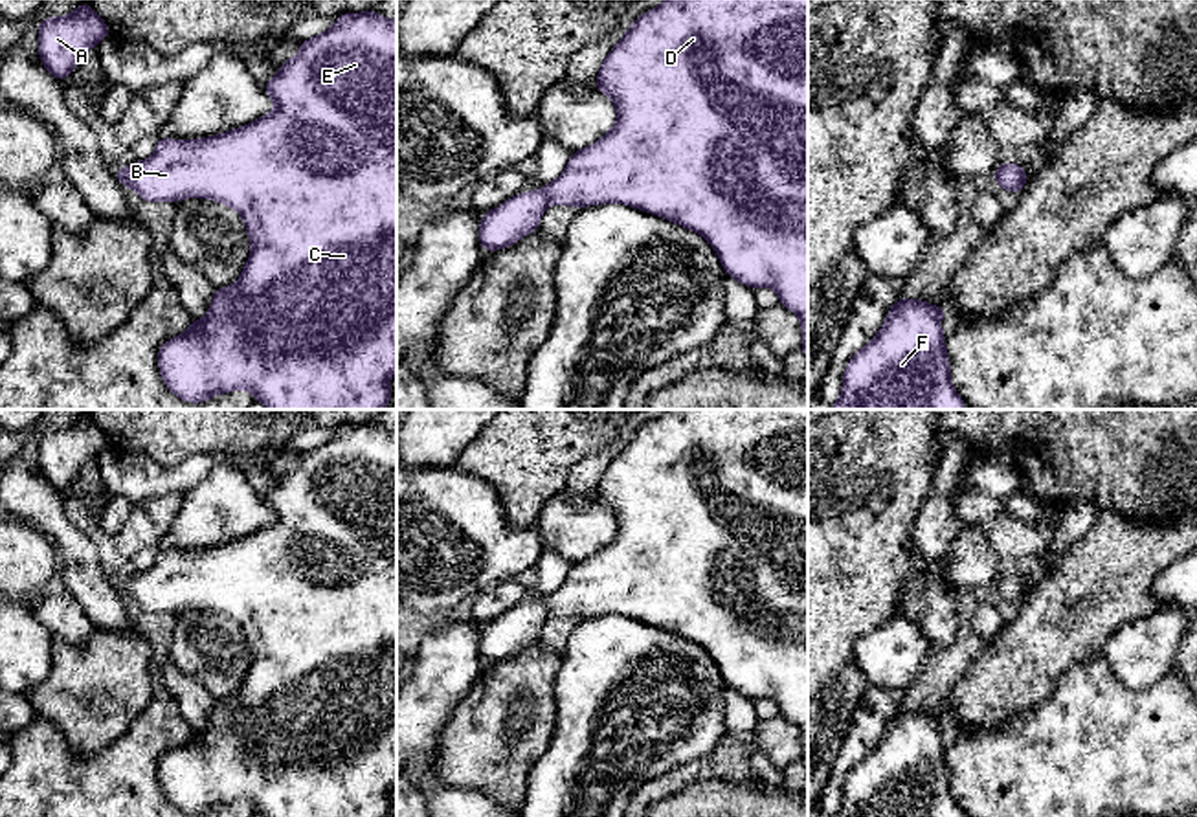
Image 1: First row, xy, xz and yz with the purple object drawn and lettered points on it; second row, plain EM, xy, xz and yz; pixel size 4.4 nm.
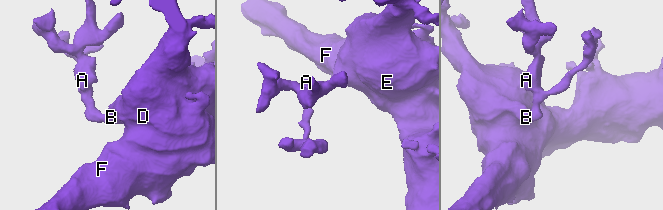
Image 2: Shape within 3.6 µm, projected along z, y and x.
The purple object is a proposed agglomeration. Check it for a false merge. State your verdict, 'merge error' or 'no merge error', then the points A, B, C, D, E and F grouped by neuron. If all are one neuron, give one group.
no merge error; groups A B C D E F

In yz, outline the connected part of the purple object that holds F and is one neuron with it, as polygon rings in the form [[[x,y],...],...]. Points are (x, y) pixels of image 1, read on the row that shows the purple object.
[[[898,299],[868,345],[854,353],[832,409],[968,409],[949,376],[940,308]]]

